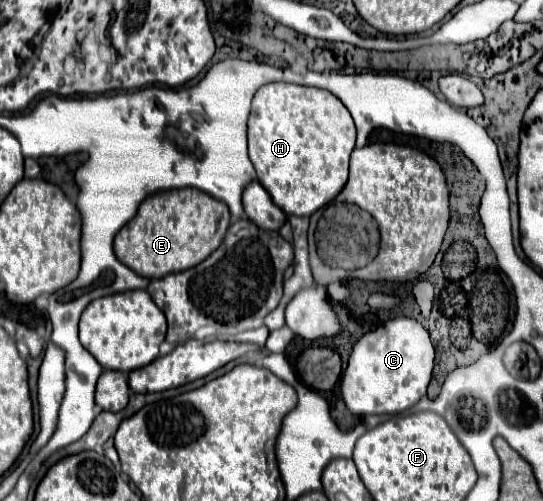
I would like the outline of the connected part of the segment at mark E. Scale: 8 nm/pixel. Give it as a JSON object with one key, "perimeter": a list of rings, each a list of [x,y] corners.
{"perimeter":[[[183,188],[157,192],[141,202],[137,216],[125,226],[127,230],[115,236],[115,256],[139,276],[163,278],[203,262],[219,248],[229,226],[231,212],[227,204],[201,190]]]}

